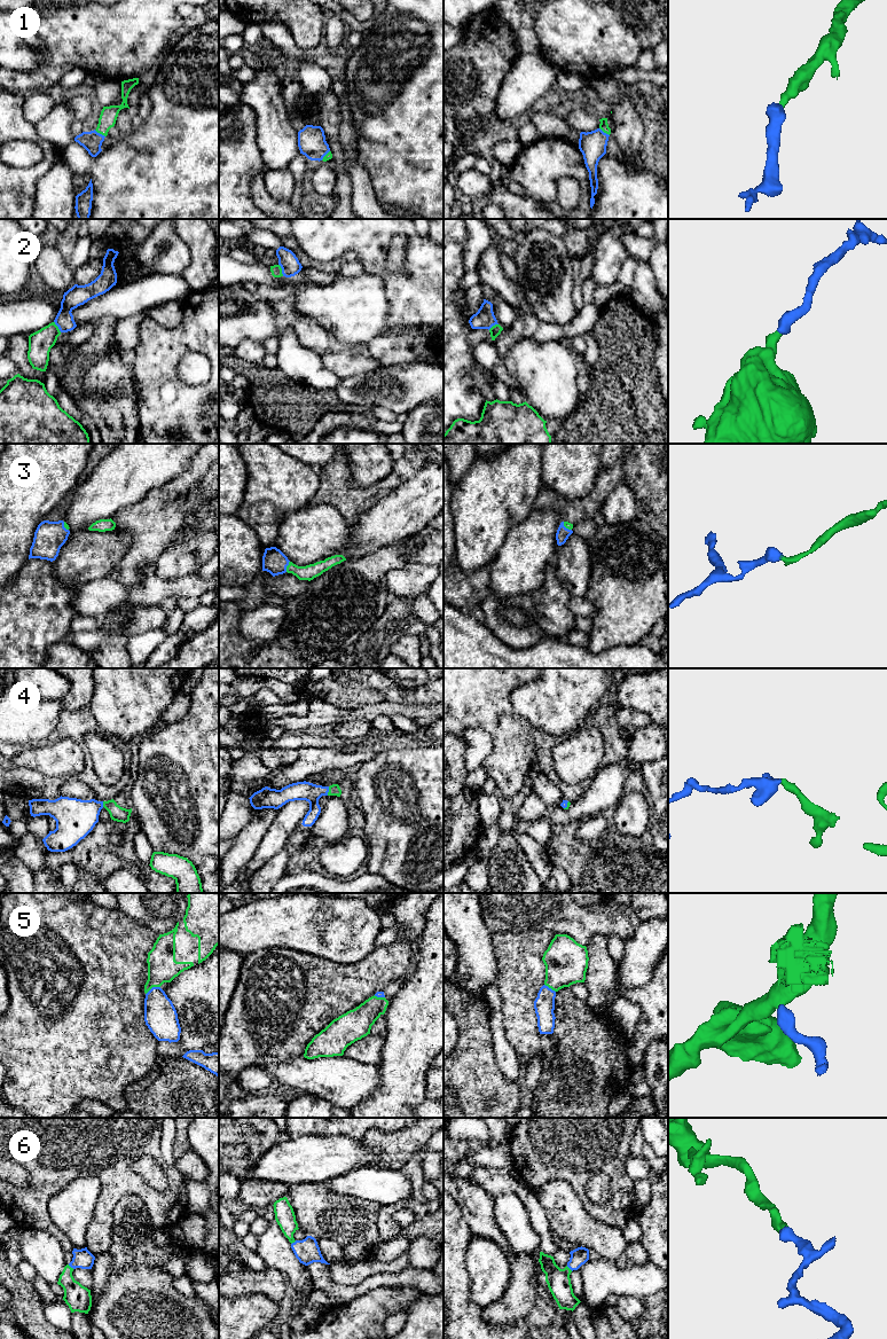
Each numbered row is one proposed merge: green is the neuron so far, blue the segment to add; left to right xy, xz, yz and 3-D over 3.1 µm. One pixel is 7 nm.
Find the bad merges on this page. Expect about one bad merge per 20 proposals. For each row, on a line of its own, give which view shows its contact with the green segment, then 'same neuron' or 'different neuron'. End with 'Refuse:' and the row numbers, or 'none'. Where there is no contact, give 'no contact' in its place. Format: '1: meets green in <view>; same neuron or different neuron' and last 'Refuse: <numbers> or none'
1: meets green in xy; same neuron
2: meets green in xz; same neuron
3: meets green in xz; same neuron
4: meets green in xz; same neuron
5: meets green in xy; same neuron
6: meets green in xy; same neuron
Refuse: none

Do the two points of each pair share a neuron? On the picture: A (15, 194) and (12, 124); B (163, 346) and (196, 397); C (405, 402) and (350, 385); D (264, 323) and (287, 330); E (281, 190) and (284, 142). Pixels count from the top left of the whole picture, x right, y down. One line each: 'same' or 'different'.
A: same
B: same
C: same
D: different
E: different

